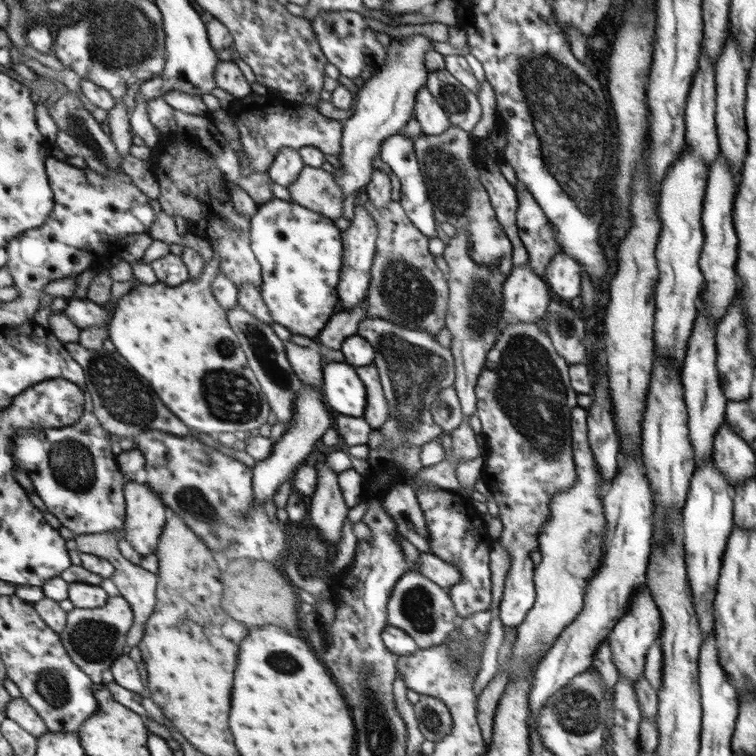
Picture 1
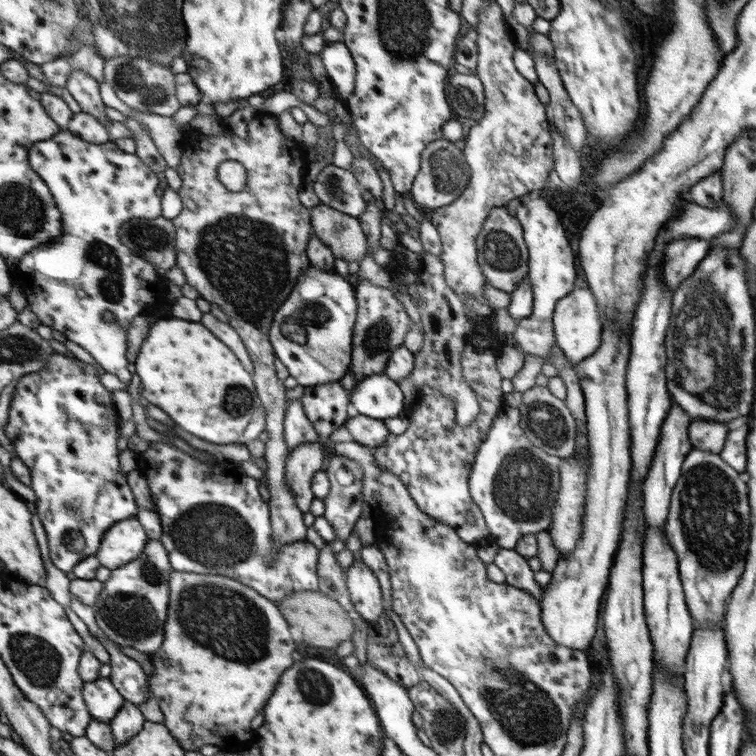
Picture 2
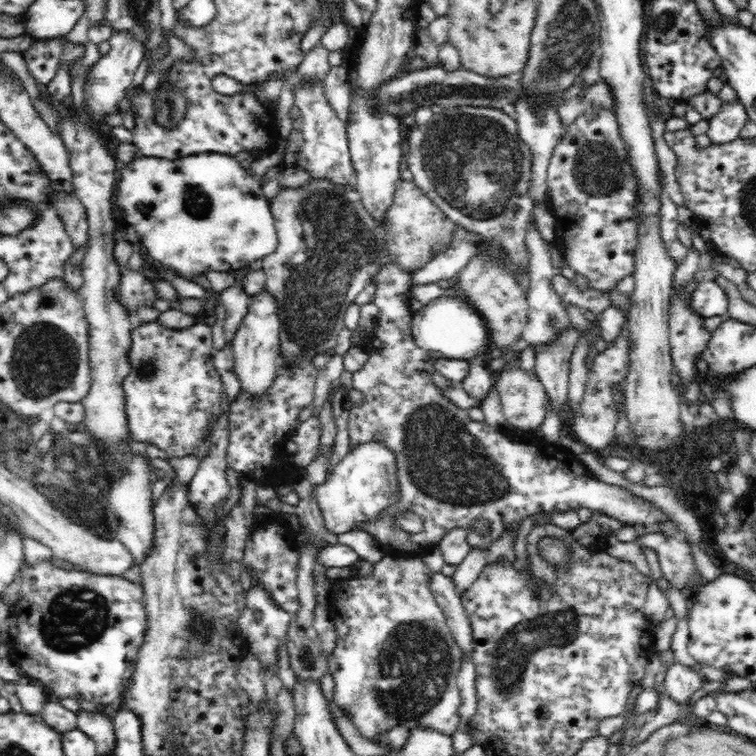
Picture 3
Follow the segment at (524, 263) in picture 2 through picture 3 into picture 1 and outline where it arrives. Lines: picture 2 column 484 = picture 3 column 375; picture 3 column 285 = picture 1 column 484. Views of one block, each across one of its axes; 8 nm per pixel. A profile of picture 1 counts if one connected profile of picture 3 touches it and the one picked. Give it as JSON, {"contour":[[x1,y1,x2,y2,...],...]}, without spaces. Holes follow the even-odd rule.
{"contour":[[451,125,447,132,437,135,421,134,413,141,418,166,427,174,427,190,431,190,431,202,435,202,435,219,439,222,436,238,444,245,443,257,449,268,447,279,450,286,449,312,445,326,451,335,450,352,454,359,455,378,452,388,458,396,463,420,449,433,451,449,449,456,436,465,418,471,421,482,440,489,457,490,460,486,455,467,459,461,479,457,482,445,469,426,469,418,477,408,475,388,486,362,486,354,495,344,495,326,503,310,503,290,511,271,510,240,495,222,494,208,489,206,487,194,483,194,481,176,473,166,469,152,471,140,459,127]]}

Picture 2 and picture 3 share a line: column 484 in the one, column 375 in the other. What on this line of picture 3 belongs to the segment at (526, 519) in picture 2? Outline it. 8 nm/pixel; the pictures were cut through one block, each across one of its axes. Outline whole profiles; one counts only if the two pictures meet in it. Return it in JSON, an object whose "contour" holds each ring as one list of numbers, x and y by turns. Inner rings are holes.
{"contour":[[368,441,363,445,355,446,327,475,324,484,318,485,314,490,326,528,334,534,342,534,350,532,357,524,372,523,374,519,380,518,381,514,398,500,396,470,395,454,393,450,385,448,383,441]]}

